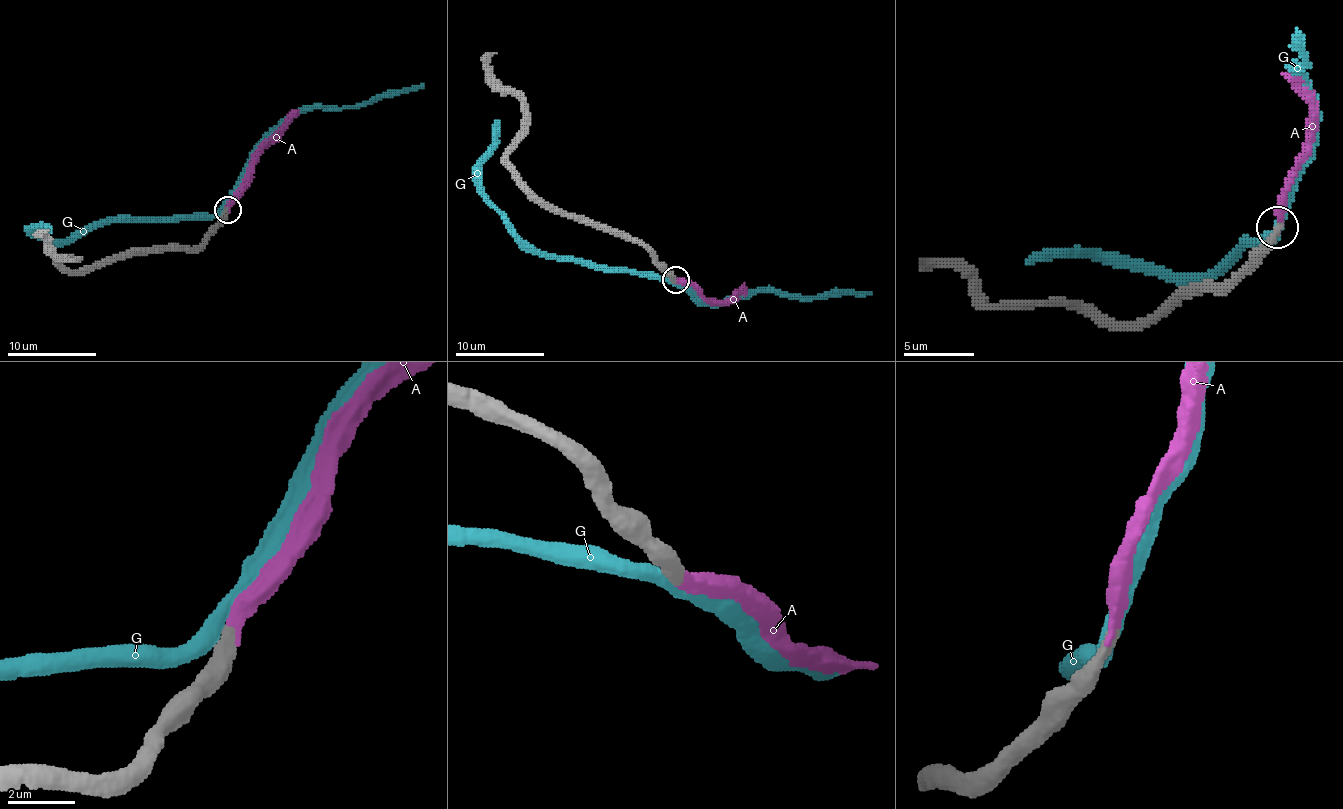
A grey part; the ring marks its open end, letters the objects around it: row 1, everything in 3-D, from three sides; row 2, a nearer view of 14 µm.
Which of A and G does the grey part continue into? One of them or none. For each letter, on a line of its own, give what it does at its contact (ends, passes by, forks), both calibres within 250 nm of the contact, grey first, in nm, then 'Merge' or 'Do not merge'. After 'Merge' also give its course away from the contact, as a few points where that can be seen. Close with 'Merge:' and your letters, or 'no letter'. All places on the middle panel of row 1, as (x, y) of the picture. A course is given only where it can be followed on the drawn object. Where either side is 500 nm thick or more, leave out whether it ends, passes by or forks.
A: It ends there. Thickness 460 nm (grey) against 360 nm. Merge. Its course: (675, 280), (686, 283), (702, 298), (733, 300), (746, 287)
G: Thickness 500 nm (grey) against 440 nm. Do not merge
Merge: A

